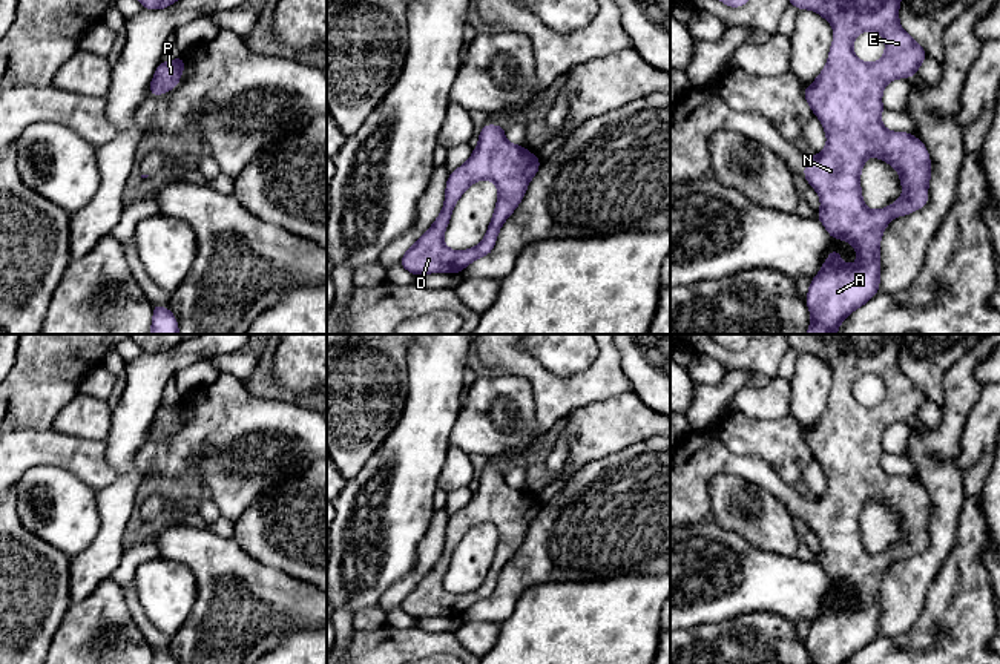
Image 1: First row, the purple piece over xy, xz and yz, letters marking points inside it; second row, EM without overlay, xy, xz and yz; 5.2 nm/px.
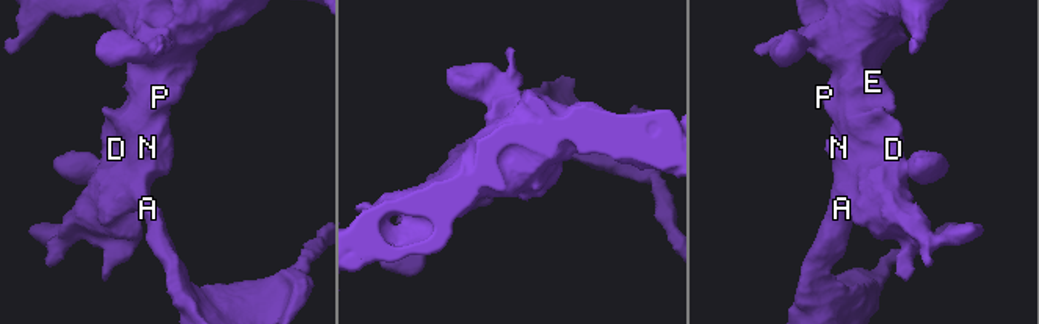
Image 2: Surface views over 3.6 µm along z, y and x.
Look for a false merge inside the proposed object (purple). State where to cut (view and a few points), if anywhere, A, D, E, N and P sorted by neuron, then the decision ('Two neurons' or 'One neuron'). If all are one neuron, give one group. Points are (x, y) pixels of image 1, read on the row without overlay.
No split. Groups: A D E N P. One neuron

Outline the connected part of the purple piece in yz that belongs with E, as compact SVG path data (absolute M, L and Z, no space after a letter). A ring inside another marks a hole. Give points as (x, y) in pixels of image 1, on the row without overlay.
M785 334L785 337L790 348L814 354L828 363L834 376L827 409L804 432L813 459L821 463L827 477L827 489L821 497L805 500L802 520L819 537L817 563L833 583L845 583L854 590L857 604L848 609L839 595L831 592L821 615L810 626L805 647L811 664L844 664L880 633L879 589L888 566L928 547L931 501L926 489L913 477L890 475L880 465L885 429L897 422L917 419L926 396L899 367L903 334ZM863 374L876 374L883 380L885 397L879 405L863 406L854 399L854 382ZM868 500L883 503L896 512L903 531L902 540L880 554L867 552L862 543L860 515Z

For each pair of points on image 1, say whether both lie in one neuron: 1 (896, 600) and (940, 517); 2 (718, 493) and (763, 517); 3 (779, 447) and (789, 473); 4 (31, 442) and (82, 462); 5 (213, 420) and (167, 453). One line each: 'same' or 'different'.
1: same
2: same
3: same
4: same
5: same

